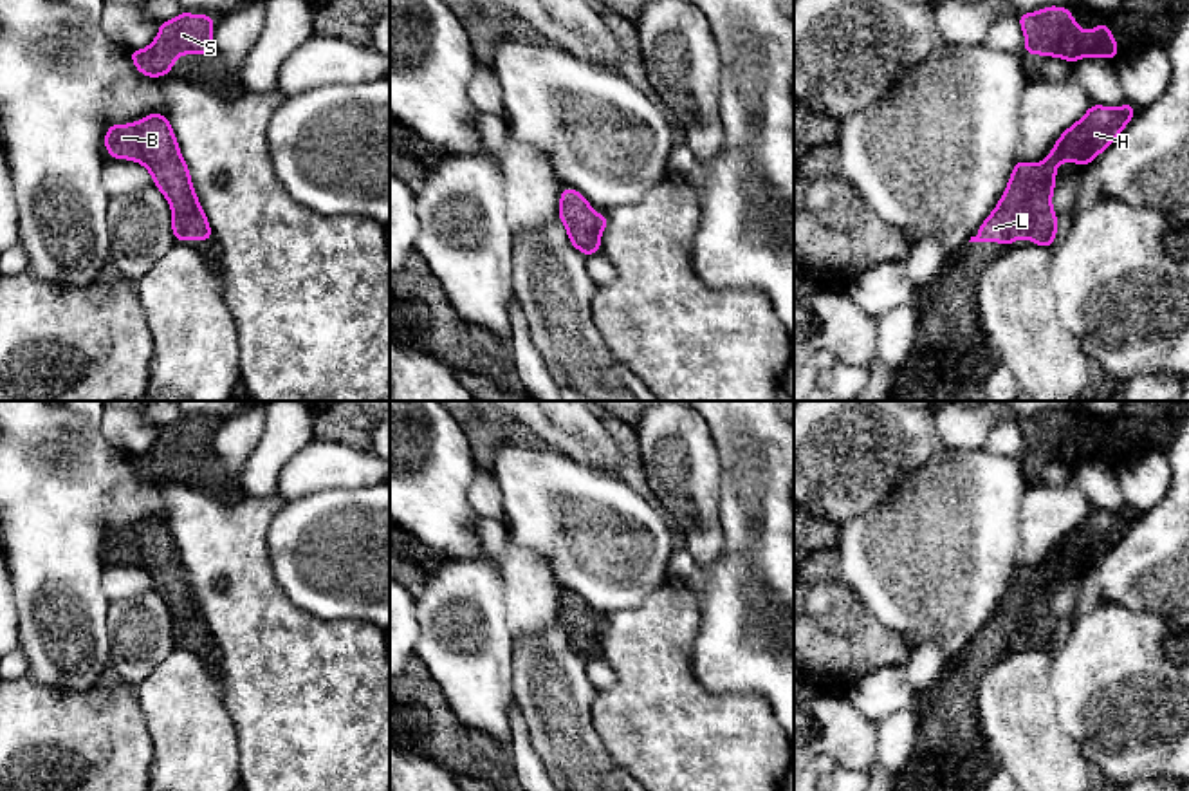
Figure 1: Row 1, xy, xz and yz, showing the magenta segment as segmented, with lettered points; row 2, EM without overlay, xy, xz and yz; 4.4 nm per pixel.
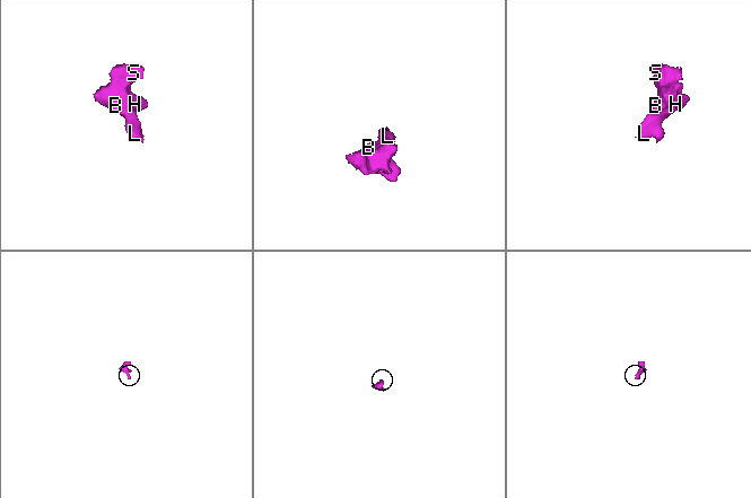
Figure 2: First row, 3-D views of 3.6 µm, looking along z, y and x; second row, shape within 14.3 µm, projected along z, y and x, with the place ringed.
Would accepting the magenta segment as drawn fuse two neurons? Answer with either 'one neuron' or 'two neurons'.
one neuron

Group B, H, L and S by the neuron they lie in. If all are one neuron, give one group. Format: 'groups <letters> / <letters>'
groups B H L S

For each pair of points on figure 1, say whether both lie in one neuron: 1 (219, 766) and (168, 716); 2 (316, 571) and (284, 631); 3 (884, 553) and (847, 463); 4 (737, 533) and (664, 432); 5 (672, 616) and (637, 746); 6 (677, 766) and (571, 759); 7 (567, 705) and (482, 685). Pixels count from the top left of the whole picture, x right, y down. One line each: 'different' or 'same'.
1: same
2: different
3: different
4: different
5: same
6: different
7: different

